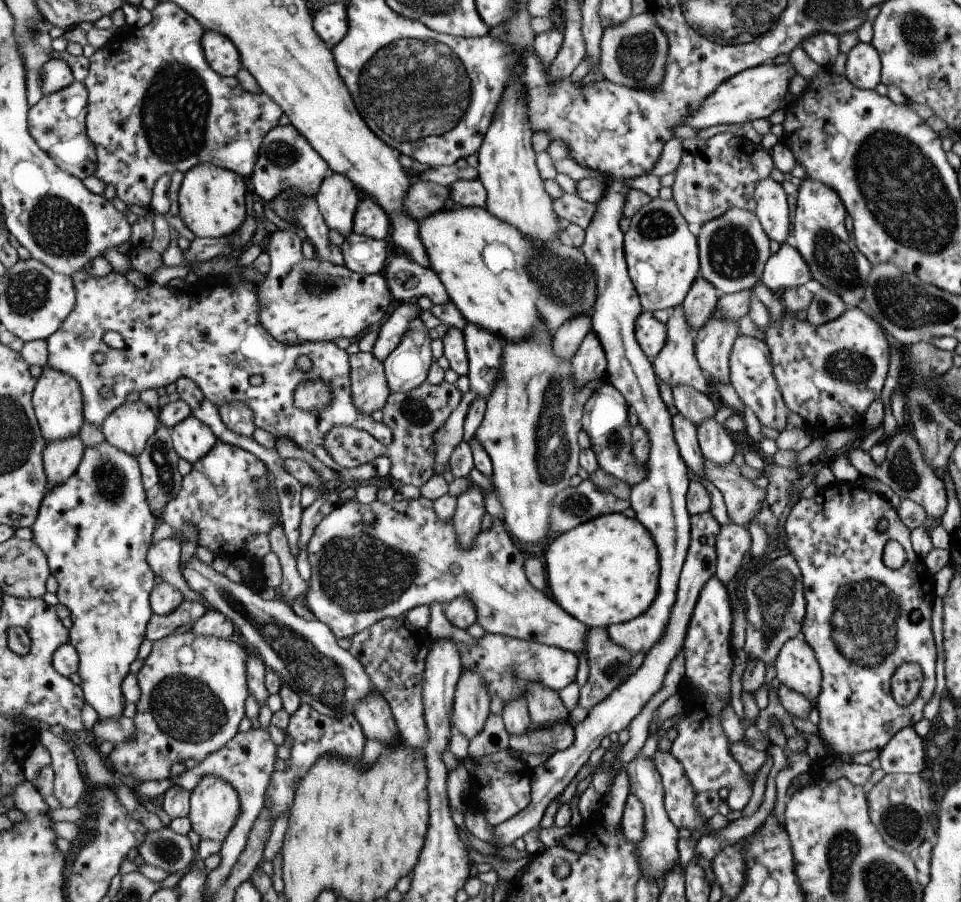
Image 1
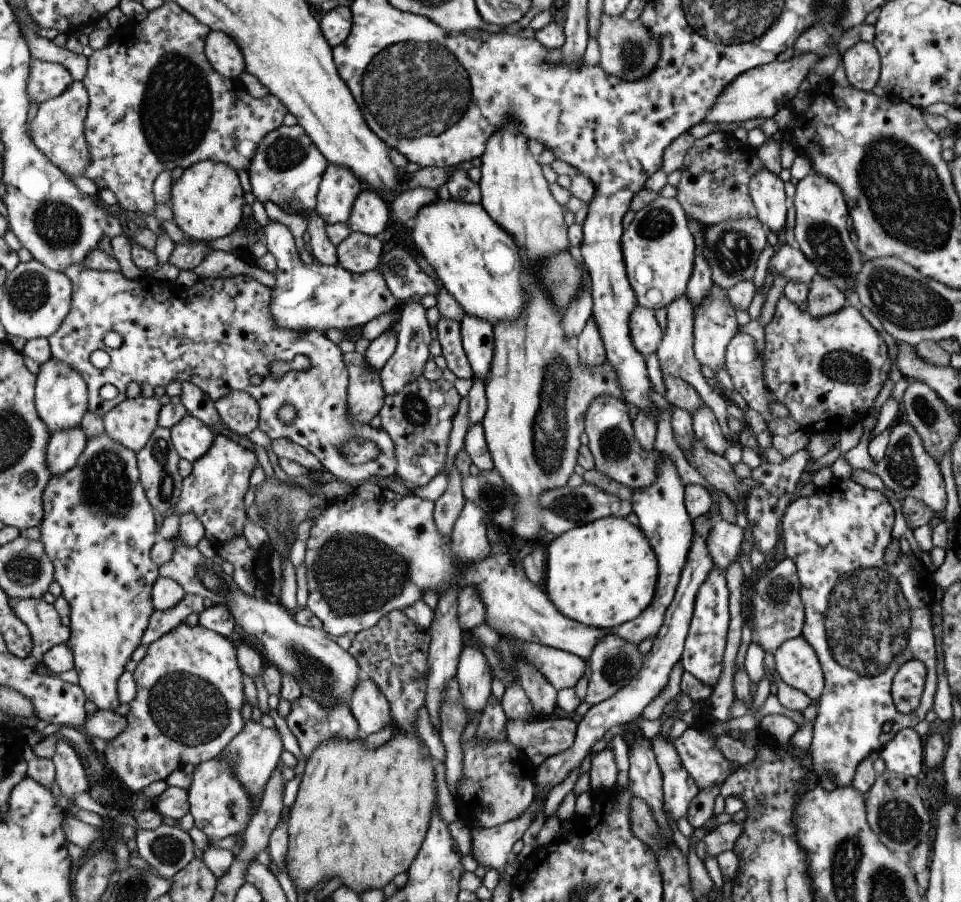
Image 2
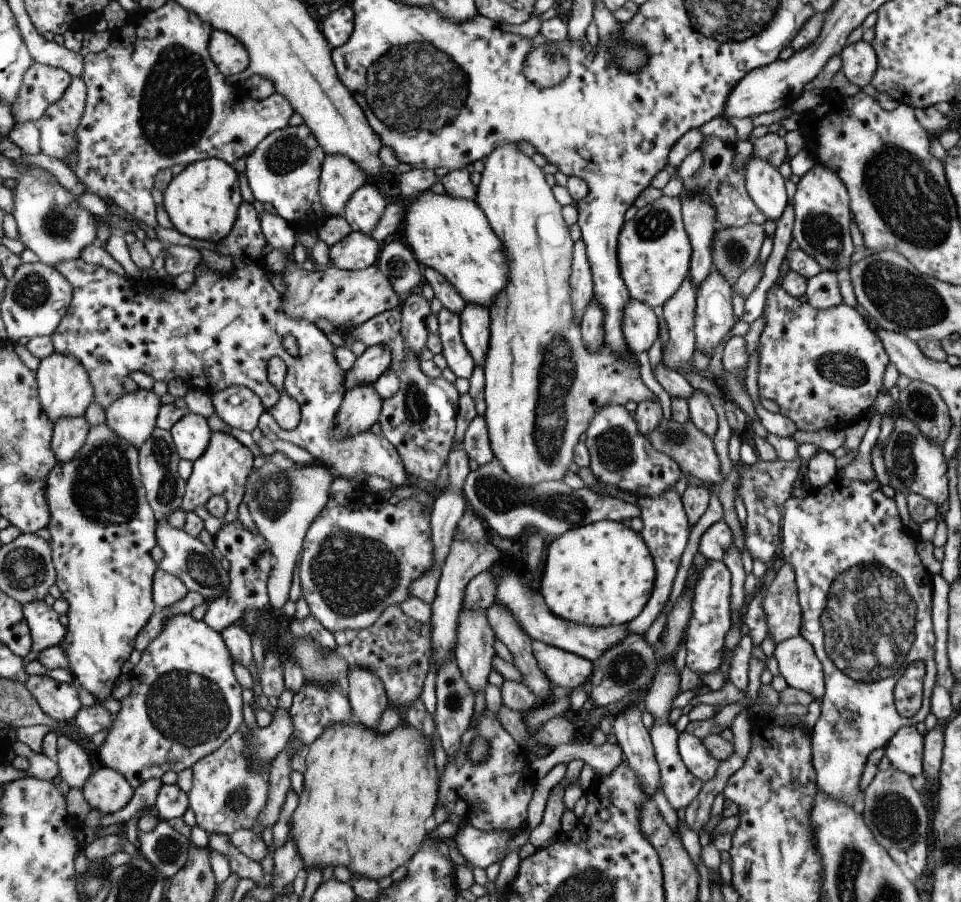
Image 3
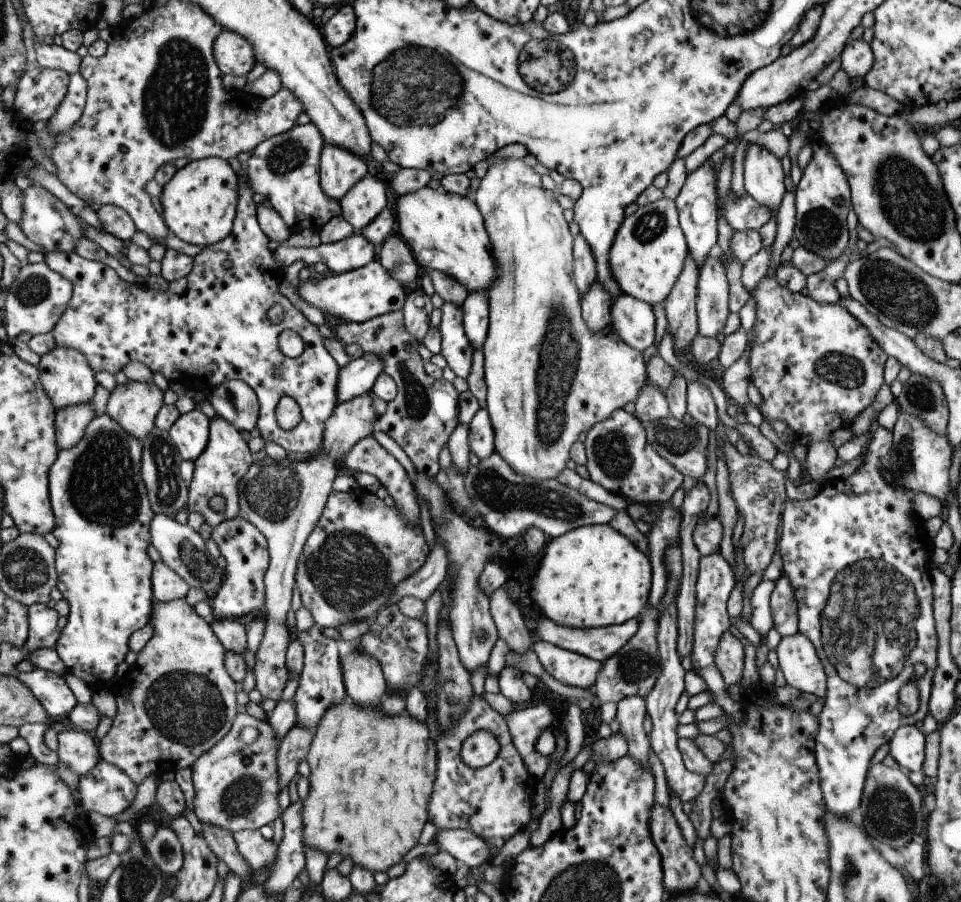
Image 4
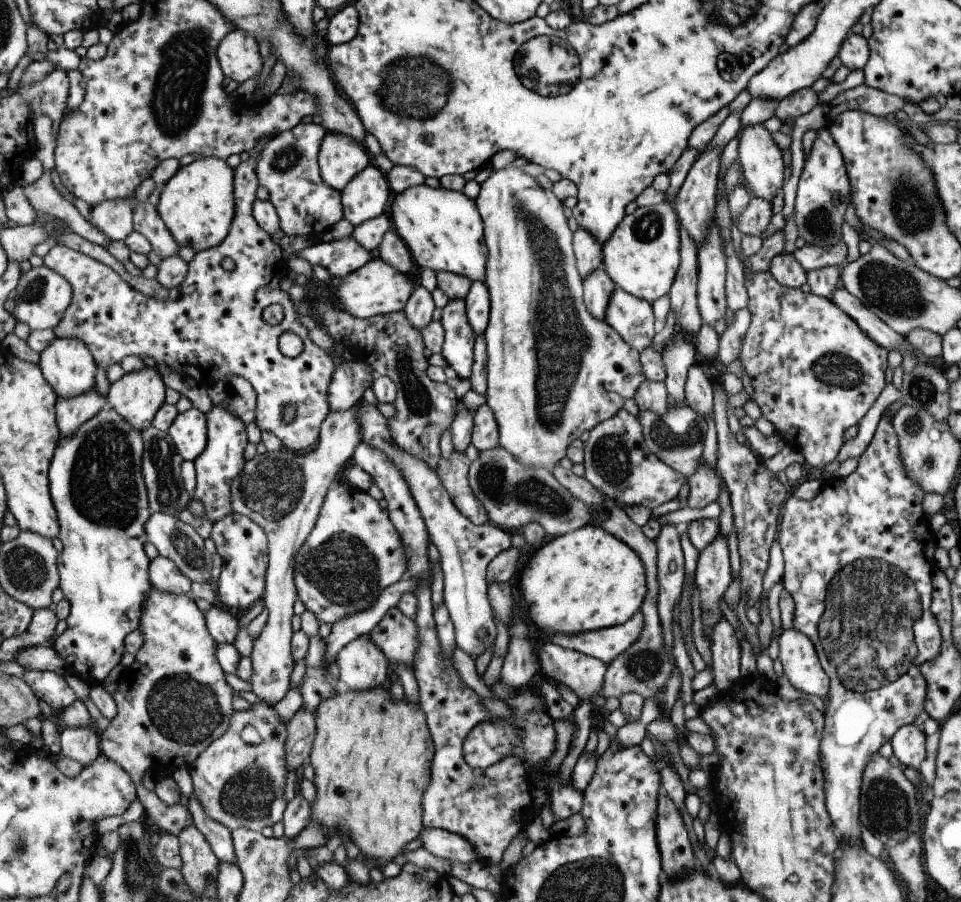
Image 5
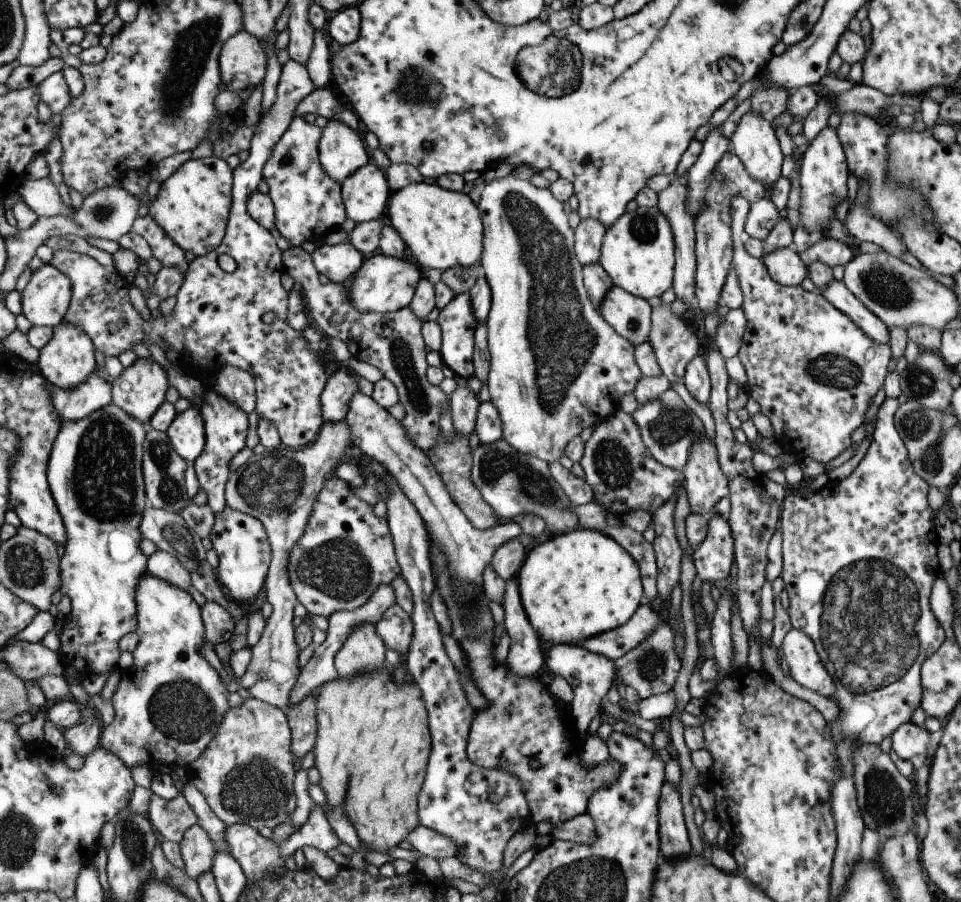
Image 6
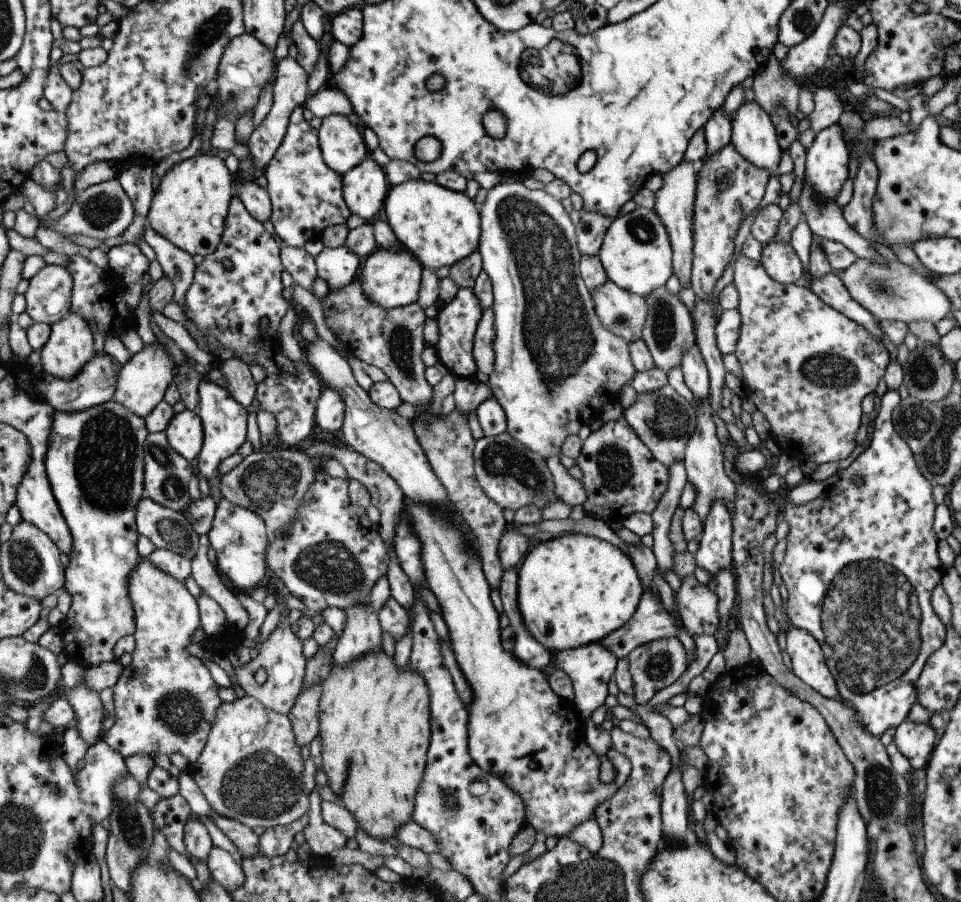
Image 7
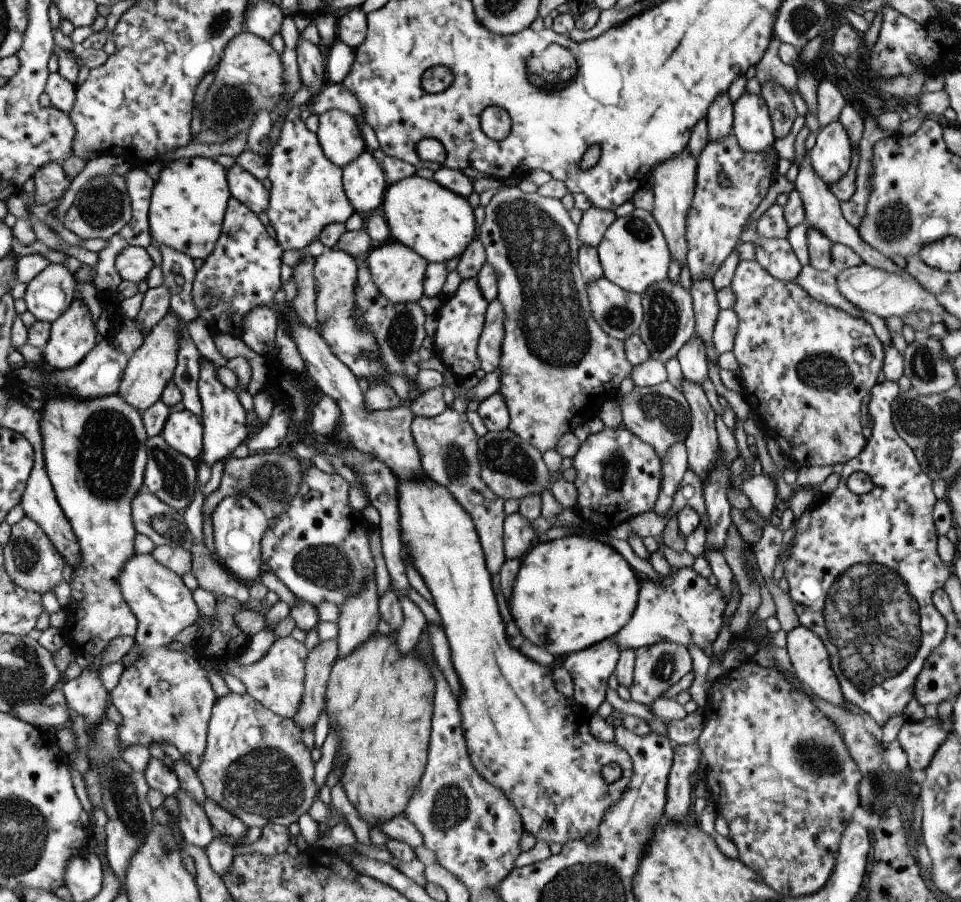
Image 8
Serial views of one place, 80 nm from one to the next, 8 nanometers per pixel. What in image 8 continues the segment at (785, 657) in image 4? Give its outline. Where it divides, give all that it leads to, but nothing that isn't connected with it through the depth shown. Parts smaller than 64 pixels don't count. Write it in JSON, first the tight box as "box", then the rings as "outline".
{"box":[785,625,848,707],"outline":[[[801,625],[791,629],[786,634],[785,648],[793,668],[792,675],[797,678],[805,690],[808,690],[817,699],[824,700],[830,705],[836,707],[848,705],[840,691],[838,680],[832,671],[830,656],[825,650],[825,645],[814,632],[811,632],[811,629],[802,627]]]}

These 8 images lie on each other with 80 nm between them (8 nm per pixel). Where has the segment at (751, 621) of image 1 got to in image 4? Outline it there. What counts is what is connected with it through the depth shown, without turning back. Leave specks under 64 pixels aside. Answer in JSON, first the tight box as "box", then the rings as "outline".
{"box":[769,574,798,637],"outline":[[[782,574],[775,583],[769,599],[772,624],[781,637],[791,636],[798,632],[796,615],[796,602],[787,580]]]}

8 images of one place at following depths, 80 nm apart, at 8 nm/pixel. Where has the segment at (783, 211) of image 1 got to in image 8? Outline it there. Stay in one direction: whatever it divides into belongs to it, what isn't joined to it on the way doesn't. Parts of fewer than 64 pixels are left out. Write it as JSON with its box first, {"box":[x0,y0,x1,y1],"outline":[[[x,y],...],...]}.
{"box":[731,91,776,152],"outline":[[[746,91],[732,102],[731,130],[745,152],[766,151],[776,139],[764,100]]]}

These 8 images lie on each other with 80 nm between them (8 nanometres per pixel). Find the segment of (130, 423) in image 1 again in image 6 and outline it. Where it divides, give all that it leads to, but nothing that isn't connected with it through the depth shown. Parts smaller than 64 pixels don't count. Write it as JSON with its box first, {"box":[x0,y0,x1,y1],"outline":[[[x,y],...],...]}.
{"box":[112,357,170,424],"outline":[[[138,357],[137,360],[113,380],[112,402],[136,419],[149,424],[151,417],[165,403],[170,388],[168,370],[154,358]]]}

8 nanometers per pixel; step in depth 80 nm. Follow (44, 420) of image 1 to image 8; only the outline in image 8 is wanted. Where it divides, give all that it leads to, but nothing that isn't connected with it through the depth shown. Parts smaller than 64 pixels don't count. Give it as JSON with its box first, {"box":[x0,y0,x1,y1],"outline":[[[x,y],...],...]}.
{"box":[42,297,97,370],"outline":[[[77,297],[61,318],[52,323],[52,333],[42,350],[51,370],[67,370],[81,363],[97,346],[97,326],[89,306]]]}

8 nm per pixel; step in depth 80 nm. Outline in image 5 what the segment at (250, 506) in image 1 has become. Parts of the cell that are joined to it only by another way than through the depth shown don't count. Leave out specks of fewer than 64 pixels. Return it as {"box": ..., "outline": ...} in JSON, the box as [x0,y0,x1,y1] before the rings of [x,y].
{"box":[192,405,247,524],"outline":[[[213,405],[208,420],[208,445],[198,459],[194,460],[197,473],[197,490],[192,498],[199,499],[205,508],[205,515],[213,524],[234,512],[232,504],[232,484],[243,470],[246,461],[243,458],[247,448],[247,423],[235,413],[227,410],[224,406]]]}

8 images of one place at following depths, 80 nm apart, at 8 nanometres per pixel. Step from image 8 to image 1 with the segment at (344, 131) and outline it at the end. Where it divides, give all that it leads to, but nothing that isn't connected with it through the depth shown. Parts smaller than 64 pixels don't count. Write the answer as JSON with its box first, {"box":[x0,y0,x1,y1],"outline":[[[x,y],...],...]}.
{"box":[314,172,361,236],"outline":[[[333,172],[325,177],[314,199],[329,229],[345,236],[352,232],[352,216],[361,196],[345,175]]]}

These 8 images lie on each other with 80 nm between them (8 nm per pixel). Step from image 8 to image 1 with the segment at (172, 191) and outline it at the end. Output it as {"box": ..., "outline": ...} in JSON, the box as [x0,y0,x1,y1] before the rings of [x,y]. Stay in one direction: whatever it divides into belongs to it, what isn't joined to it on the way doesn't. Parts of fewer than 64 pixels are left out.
{"box":[178,163,247,238],"outline":[[[199,163],[184,173],[178,193],[179,216],[201,238],[232,235],[247,218],[247,188],[245,180],[234,170],[215,163]]]}

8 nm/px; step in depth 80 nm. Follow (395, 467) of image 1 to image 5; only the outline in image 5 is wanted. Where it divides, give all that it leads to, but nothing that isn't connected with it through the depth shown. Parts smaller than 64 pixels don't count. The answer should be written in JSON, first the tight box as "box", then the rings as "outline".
{"box":[313,289,458,470],"outline":[[[324,289],[313,299],[316,304],[316,316],[320,318],[321,328],[343,346],[345,352],[349,351],[354,360],[367,363],[375,375],[390,378],[396,386],[396,397],[393,402],[394,415],[387,419],[387,424],[393,442],[402,448],[408,455],[422,460],[433,470],[439,460],[439,435],[445,430],[457,410],[458,399],[445,383],[436,383],[426,375],[427,359],[423,355],[424,344],[419,329],[416,329],[405,316],[403,311],[390,312],[389,314],[372,316],[366,319],[355,318],[346,310],[337,307],[332,301],[330,289]]]}

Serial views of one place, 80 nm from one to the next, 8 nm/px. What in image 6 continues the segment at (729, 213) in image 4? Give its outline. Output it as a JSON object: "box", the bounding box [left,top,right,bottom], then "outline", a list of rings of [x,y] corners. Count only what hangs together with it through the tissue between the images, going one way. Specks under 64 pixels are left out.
{"box":[743,198,778,241],"outline":[[[769,198],[755,201],[749,205],[746,221],[743,225],[744,232],[747,237],[762,241],[775,226],[778,216],[778,210],[769,201]]]}

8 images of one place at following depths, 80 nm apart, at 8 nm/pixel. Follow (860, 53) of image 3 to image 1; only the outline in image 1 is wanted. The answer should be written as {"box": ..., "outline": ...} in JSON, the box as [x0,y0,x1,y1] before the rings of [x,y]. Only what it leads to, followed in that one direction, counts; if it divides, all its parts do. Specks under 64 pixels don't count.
{"box":[844,41,880,89],"outline":[[[859,41],[846,53],[844,77],[857,88],[874,89],[880,82],[880,58],[873,45]]]}

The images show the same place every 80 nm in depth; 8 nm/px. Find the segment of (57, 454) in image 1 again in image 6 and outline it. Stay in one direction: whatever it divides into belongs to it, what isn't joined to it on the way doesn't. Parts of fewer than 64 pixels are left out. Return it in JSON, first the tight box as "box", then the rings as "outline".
{"box":[47,368,113,421],"outline":[[[96,368],[89,379],[79,386],[64,389],[47,383],[55,408],[63,421],[76,421],[112,403],[113,380],[101,368]]]}

